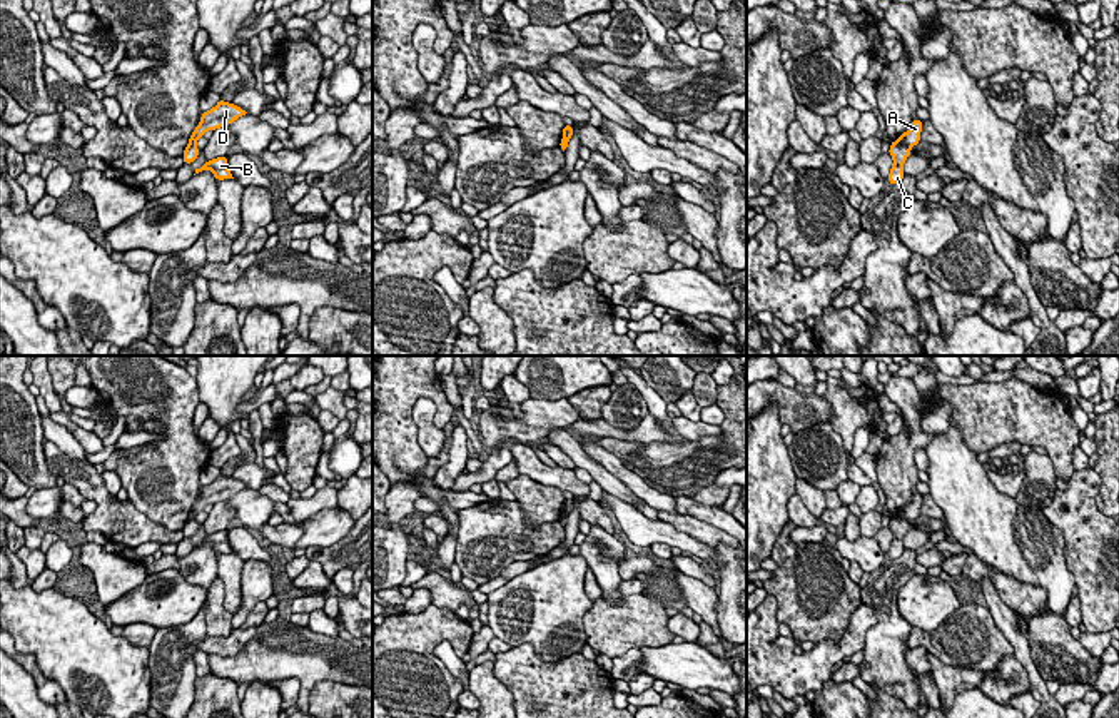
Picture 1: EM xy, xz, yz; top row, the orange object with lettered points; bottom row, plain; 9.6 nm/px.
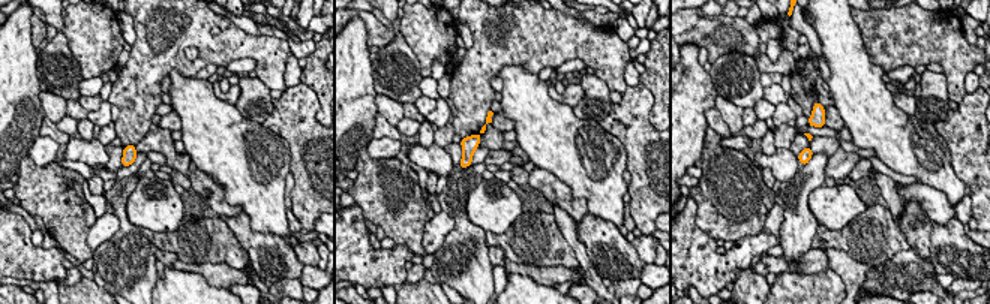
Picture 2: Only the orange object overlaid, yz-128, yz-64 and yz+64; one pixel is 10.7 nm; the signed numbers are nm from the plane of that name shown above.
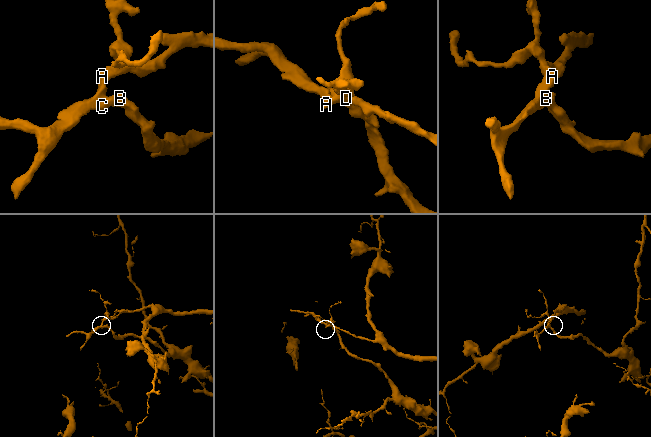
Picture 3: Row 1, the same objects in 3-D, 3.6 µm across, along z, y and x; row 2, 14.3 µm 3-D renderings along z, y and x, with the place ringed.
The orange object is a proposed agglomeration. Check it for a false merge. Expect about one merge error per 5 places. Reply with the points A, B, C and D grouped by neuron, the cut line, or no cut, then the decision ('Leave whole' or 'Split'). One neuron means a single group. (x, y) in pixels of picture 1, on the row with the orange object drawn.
Groups: A D / B C. Split along yz (899, 139), (907, 147). Split

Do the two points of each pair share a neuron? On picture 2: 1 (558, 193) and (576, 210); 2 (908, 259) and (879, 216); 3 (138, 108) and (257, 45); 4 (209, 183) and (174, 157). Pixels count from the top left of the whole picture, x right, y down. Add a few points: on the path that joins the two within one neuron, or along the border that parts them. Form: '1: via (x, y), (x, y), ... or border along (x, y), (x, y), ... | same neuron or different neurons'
1: via (563, 198), (572, 205) | same neuron
2: border along (911, 247), (902, 249), (884, 262), (872, 267) | different neurons
3: via (156, 75), (167, 65), (197, 65), (224, 48) | same neuron
4: via (200, 181), (183, 166) | same neuron

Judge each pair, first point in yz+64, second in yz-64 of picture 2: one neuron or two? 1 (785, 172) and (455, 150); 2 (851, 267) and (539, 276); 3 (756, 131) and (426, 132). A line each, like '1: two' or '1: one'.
1: two
2: one
3: two

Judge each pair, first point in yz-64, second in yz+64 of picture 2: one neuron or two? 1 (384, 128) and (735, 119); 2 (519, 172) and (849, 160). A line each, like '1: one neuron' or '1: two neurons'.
1: two neurons
2: two neurons

